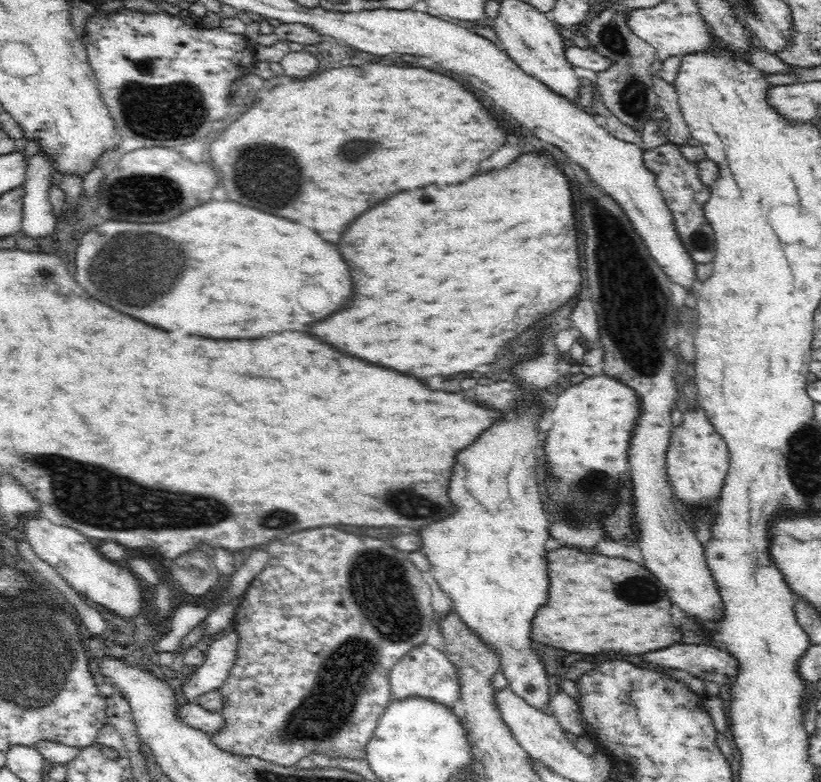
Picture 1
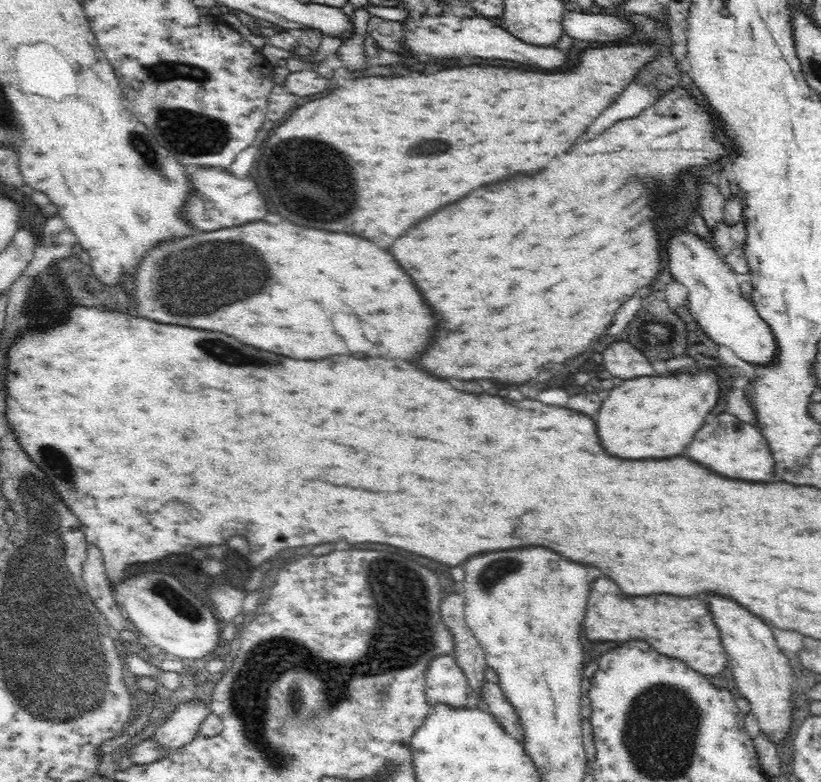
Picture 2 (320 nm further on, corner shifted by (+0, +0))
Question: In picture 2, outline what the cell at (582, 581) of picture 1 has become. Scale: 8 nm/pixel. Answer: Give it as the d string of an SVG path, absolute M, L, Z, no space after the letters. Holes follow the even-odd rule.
M600 578L592 584L584 630L588 640L611 640L614 644L636 639L646 641L660 654L677 658L708 677L721 676L726 670L726 654L722 654L723 644L718 642L718 630L714 630L710 614L706 614L706 606L702 606L698 598L626 596L612 580Z

